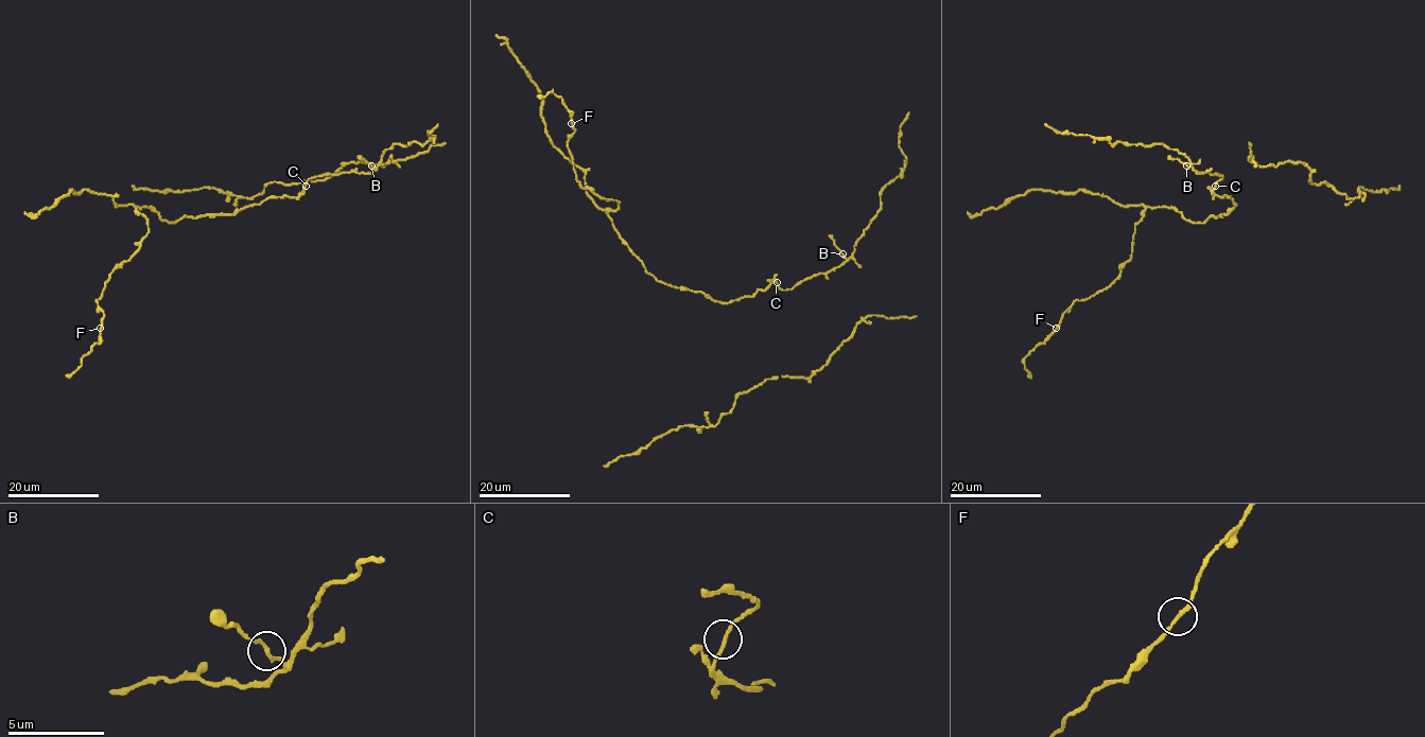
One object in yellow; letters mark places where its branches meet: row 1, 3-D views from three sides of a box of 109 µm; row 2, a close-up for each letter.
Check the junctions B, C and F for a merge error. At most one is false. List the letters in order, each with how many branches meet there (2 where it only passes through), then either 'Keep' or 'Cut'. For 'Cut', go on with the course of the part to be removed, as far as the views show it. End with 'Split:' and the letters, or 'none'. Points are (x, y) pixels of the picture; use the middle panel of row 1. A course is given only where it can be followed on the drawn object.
B: Branches: 2. Keep
C: Branches: 2. Keep
F: Branches: 2. Keep
Split: none

